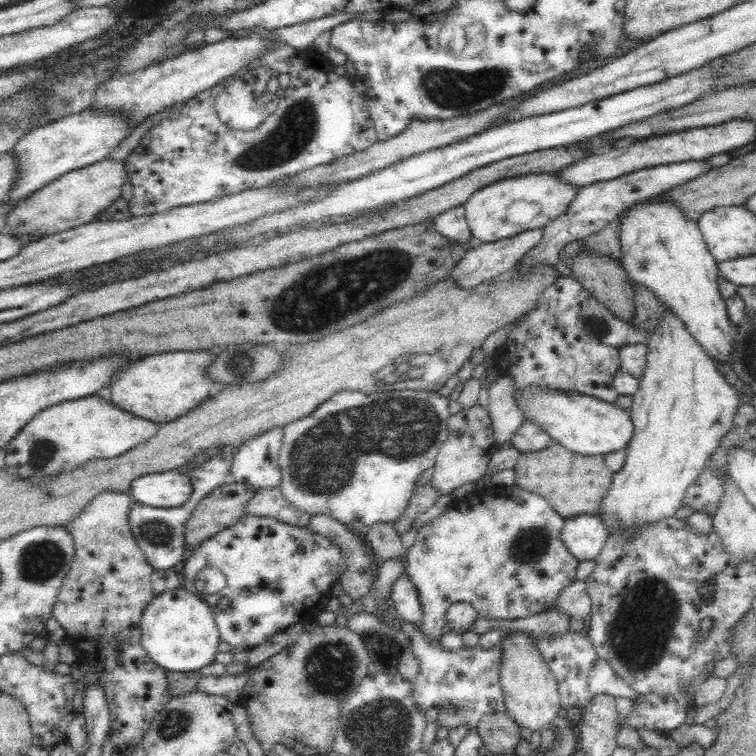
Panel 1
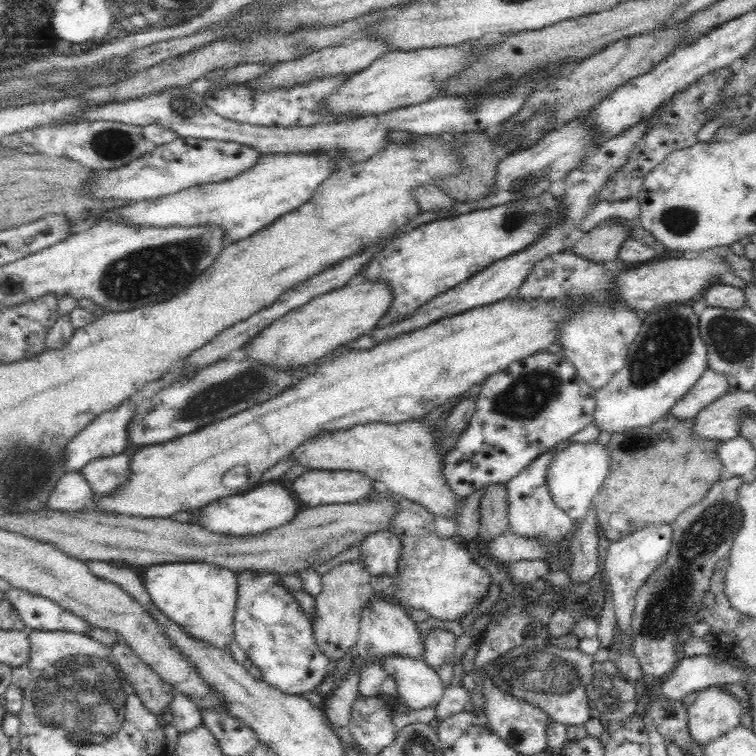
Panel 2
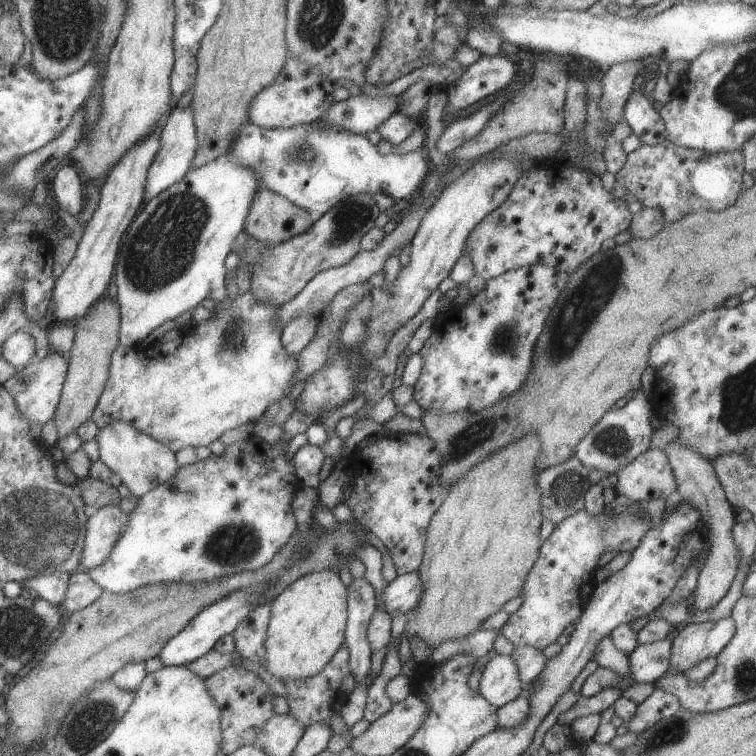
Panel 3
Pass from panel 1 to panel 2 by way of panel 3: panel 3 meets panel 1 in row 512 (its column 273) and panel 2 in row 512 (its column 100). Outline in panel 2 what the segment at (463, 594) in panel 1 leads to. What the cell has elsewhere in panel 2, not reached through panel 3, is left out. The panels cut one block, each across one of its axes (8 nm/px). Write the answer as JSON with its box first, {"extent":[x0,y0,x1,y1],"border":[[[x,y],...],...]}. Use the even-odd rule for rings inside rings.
{"extent":[546,442,609,526],"border":[[[595,442],[571,443],[564,450],[554,454],[550,464],[546,481],[550,499],[570,517],[574,526],[580,526],[588,509],[591,507],[592,498],[604,483],[609,470],[609,457],[607,448]]]}

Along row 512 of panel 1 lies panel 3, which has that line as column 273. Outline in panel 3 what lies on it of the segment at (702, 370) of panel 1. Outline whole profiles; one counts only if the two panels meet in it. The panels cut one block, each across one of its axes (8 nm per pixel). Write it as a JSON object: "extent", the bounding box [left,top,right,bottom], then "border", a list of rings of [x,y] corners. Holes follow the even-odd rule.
{"extent":[261,568,346,682],"border":[[[336,568],[304,574],[282,589],[269,603],[270,619],[264,640],[266,653],[261,666],[282,682],[305,679],[321,672],[344,644],[346,590]]]}

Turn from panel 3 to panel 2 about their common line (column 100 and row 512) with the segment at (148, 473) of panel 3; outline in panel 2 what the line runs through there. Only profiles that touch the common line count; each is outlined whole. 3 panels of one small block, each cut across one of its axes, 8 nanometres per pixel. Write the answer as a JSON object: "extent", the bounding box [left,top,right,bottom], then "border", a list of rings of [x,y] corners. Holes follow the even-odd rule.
{"extent":[294,421,462,521],"border":[[[418,421],[399,422],[391,424],[385,422],[369,422],[364,425],[356,425],[348,430],[338,430],[332,434],[320,434],[314,440],[308,440],[302,444],[294,454],[298,464],[306,466],[309,470],[319,469],[328,471],[351,471],[368,476],[373,482],[383,483],[392,493],[416,502],[424,509],[430,511],[433,517],[444,517],[459,521],[462,504],[458,503],[452,487],[443,476],[440,468],[440,457],[435,446],[435,432]]]}

